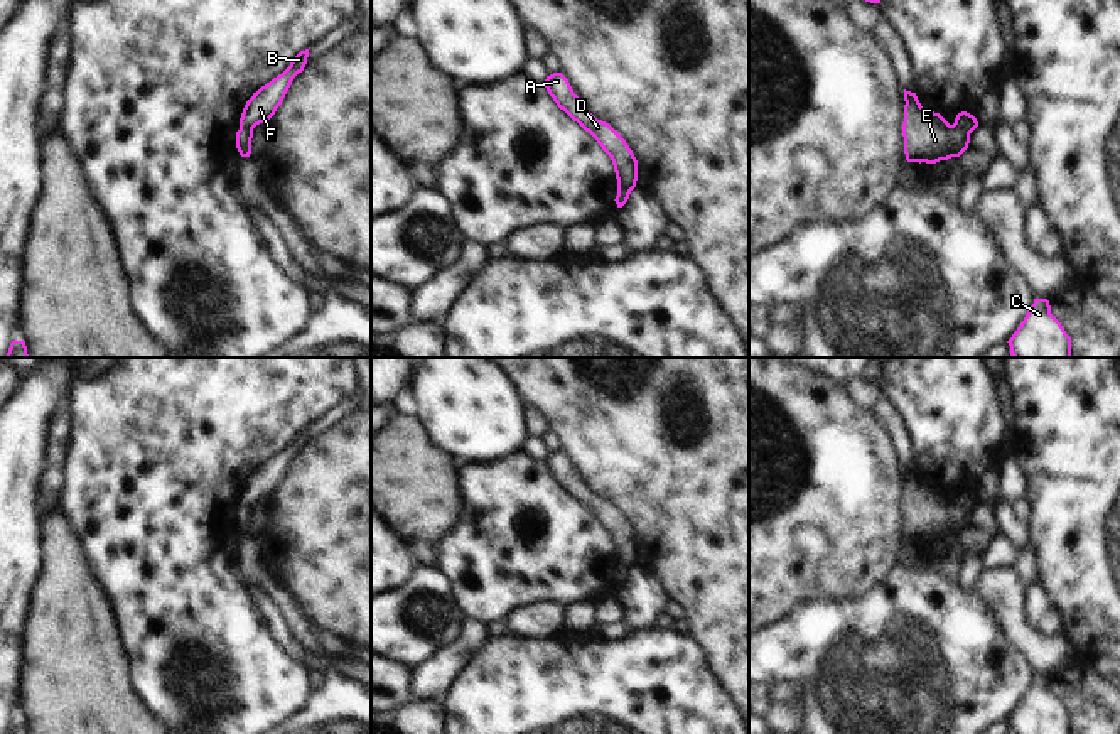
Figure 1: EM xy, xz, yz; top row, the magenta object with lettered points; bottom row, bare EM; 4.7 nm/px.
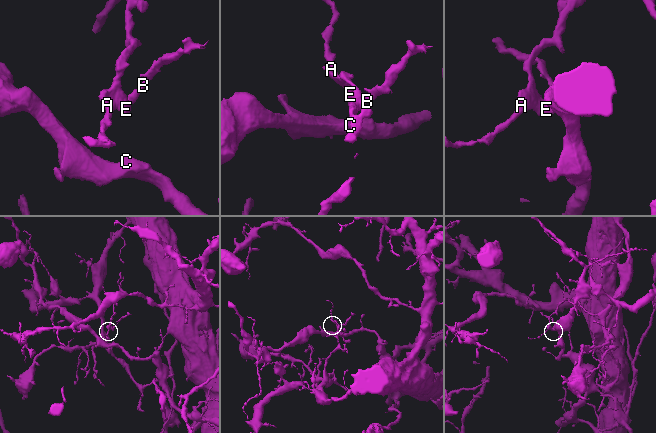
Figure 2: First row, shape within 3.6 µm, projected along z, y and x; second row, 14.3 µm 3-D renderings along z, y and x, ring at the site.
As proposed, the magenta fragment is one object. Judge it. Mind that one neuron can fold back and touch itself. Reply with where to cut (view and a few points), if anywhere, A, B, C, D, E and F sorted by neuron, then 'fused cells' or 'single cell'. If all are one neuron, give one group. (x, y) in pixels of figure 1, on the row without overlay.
cut in xz along (635, 562), (618, 567); A C D E / B F; fused cells

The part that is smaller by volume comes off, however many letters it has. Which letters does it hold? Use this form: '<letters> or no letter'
B, F

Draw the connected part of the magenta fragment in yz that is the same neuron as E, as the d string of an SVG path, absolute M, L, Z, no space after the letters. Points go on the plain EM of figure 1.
M904 467L904 532L907 540L936 542L960 535L970 521L970 511L950 503L940 491L921 484L916 471Z

